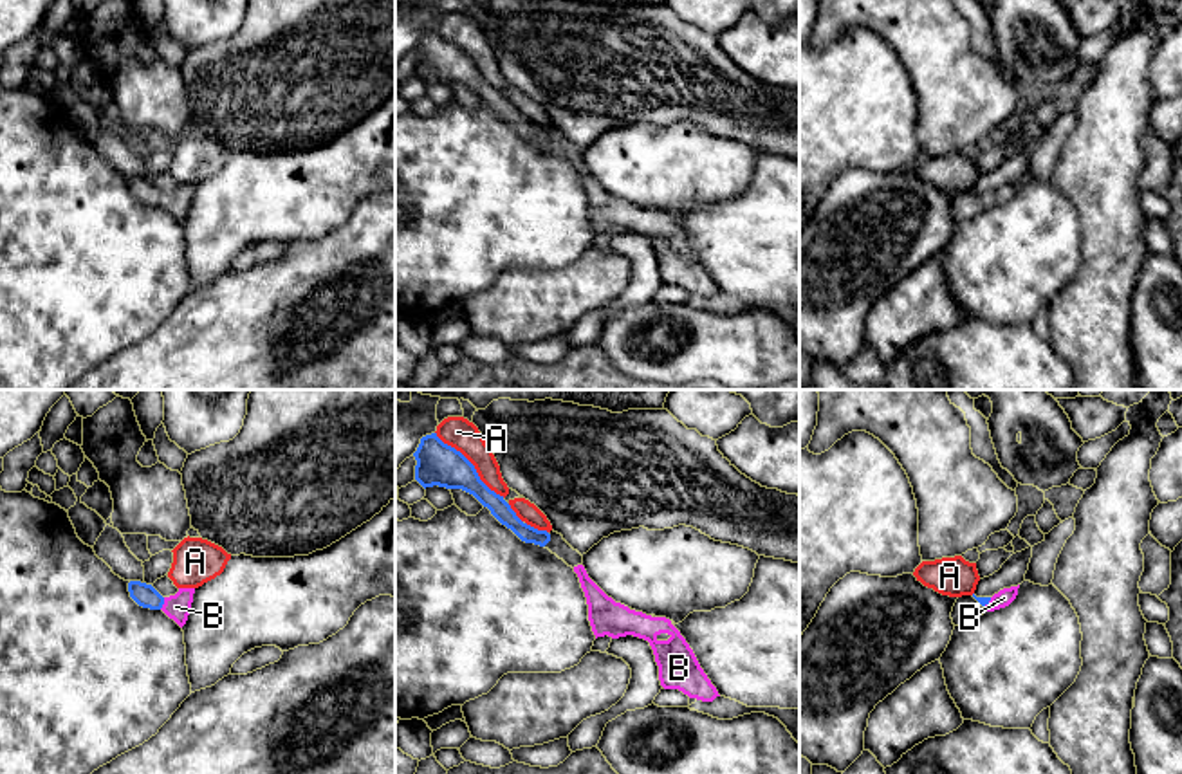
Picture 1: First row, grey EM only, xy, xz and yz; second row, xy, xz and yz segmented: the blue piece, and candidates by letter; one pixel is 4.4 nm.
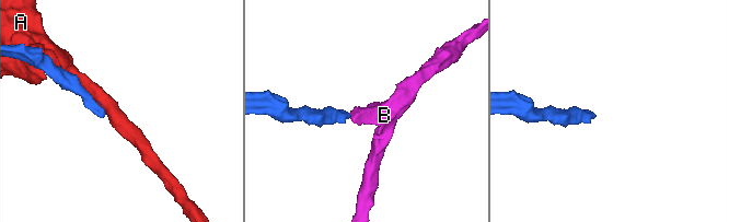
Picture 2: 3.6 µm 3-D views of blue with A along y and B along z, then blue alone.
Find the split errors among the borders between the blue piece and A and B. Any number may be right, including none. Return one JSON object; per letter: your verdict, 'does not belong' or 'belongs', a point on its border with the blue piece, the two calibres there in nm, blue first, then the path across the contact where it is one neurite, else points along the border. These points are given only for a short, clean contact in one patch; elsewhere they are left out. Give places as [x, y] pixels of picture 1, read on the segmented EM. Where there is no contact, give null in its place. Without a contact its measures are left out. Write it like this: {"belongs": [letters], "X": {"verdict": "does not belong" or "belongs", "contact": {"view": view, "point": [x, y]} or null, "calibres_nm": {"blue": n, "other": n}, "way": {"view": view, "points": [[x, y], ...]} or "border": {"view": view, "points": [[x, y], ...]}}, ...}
{"belongs": ["B"], "A": {"verdict": "does not belong", "contact": {"view": "xz", "point": [471, 464]}, "calibres_nm": {"blue": 190, "other": 140}}, "B": {"verdict": "belongs", "contact": {"view": "xy", "point": [163, 603]}, "calibres_nm": {"blue": 100, "other": 110}, "way": {"view": "xy", "points": [[147, 596], [163, 603], [175, 607]]}}}

